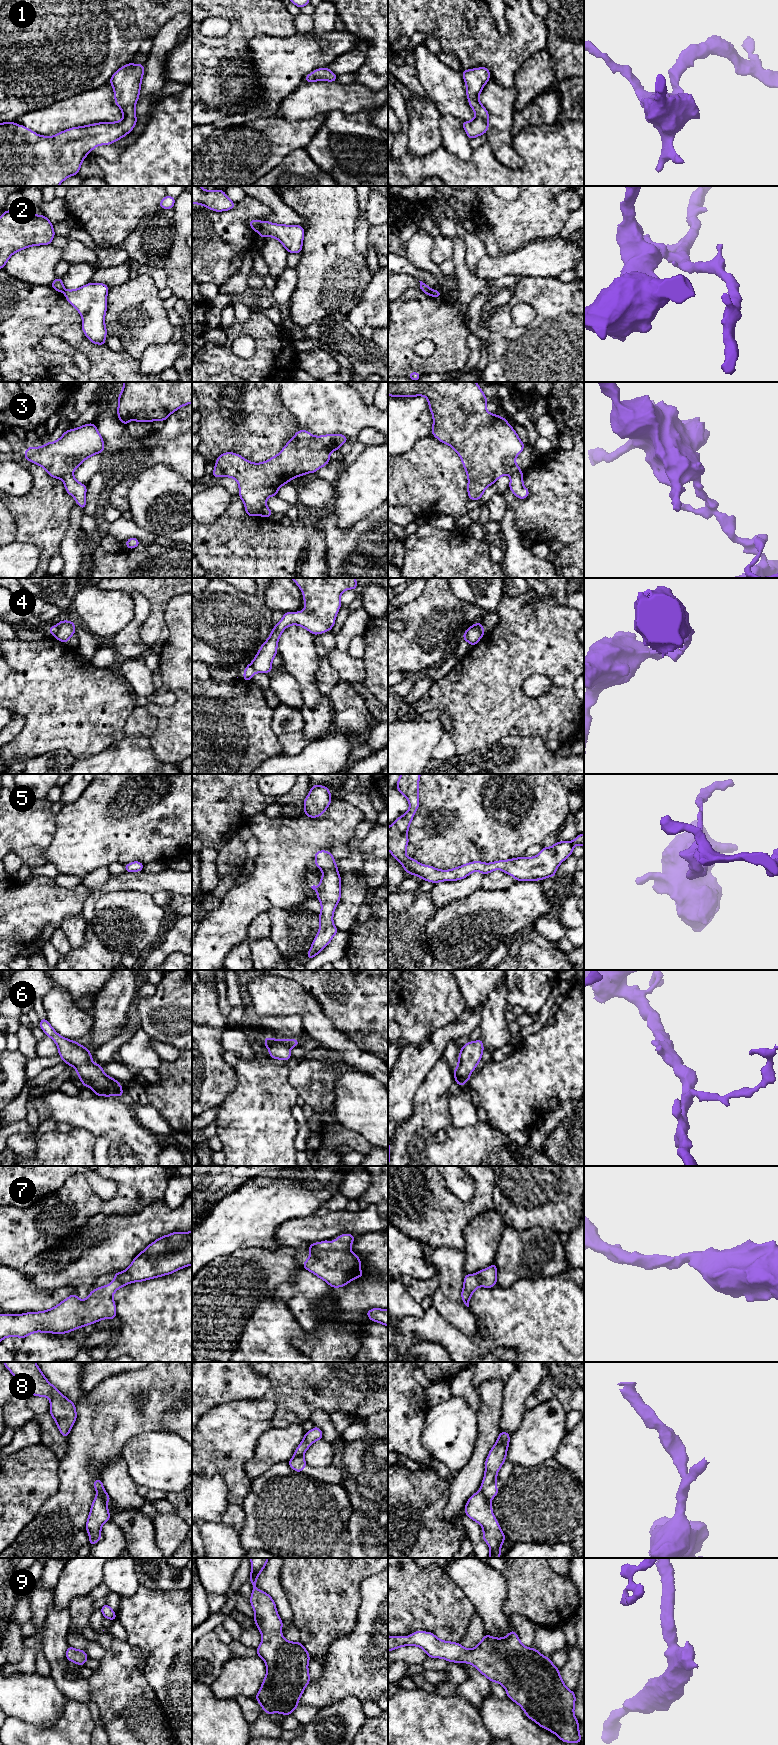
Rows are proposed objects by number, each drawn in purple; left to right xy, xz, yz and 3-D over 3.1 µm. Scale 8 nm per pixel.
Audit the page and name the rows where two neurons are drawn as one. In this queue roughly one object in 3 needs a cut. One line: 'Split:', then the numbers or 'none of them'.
Split: 2, 3, 4, 8

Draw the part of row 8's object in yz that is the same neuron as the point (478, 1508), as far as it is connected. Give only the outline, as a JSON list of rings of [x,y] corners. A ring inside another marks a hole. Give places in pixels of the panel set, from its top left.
[[[481,1489],[468,1499],[464,1513],[481,1525],[483,1540],[490,1548],[489,1558],[500,1558],[501,1546],[506,1536],[493,1514],[491,1502],[486,1499]]]

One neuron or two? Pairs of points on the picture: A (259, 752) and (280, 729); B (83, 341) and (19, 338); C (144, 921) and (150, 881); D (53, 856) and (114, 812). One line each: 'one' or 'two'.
A: two
B: one
C: two
D: one

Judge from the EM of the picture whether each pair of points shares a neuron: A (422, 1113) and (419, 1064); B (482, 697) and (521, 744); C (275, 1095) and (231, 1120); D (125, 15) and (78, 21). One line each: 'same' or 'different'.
A: different
B: different
C: same
D: same

